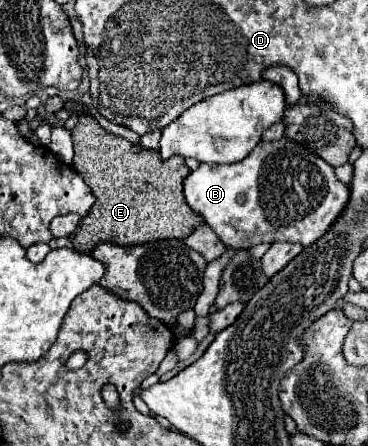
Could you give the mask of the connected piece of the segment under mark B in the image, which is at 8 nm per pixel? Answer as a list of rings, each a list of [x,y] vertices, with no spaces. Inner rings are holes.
[[[282,137],[278,141],[260,141],[240,163],[200,163],[200,167],[190,171],[190,175],[184,179],[184,195],[188,205],[204,217],[226,247],[250,249],[254,245],[274,241],[292,241],[308,247],[328,233],[330,225],[340,217],[342,209],[350,201],[350,187],[338,181],[334,167],[330,167],[324,159],[310,153],[290,137]]]

